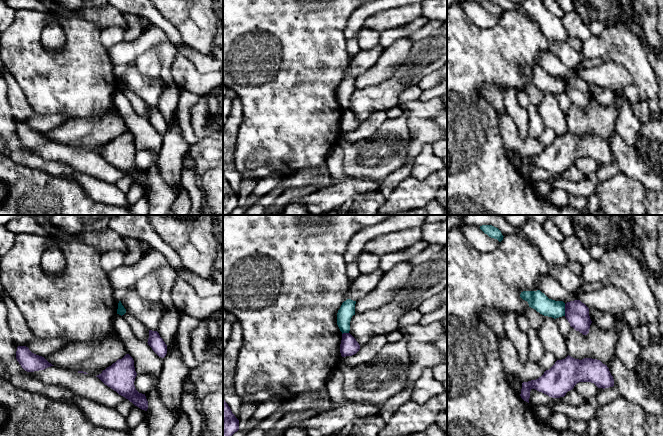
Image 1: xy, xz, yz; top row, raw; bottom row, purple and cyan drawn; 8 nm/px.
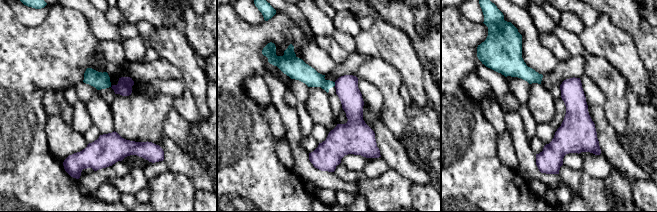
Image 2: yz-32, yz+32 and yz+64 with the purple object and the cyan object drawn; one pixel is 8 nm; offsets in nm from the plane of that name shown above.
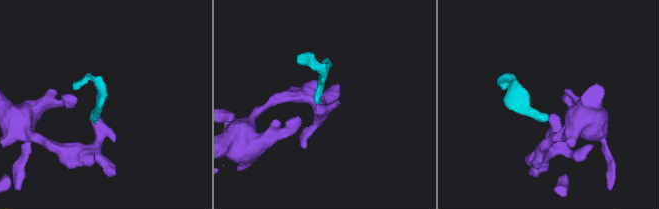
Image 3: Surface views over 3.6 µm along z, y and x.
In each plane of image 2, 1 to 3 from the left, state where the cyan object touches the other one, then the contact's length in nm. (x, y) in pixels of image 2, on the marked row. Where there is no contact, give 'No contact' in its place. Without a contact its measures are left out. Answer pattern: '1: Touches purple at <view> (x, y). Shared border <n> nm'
1: No contact
2: Touches purple at yz+32 (335, 84). Shared border 30 nm
3: No contact

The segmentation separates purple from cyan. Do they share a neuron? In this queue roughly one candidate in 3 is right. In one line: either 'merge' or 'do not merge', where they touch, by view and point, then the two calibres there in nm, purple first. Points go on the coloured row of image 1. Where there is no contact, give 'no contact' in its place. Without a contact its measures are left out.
do not merge | yz (565, 310) | 190/150 nm

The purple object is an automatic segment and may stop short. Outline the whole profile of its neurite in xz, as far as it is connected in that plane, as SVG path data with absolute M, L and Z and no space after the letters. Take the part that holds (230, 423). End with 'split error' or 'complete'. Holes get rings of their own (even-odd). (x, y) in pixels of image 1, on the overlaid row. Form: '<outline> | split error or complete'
M223 398L223 436L232 436L239 430L239 420Z | complete

